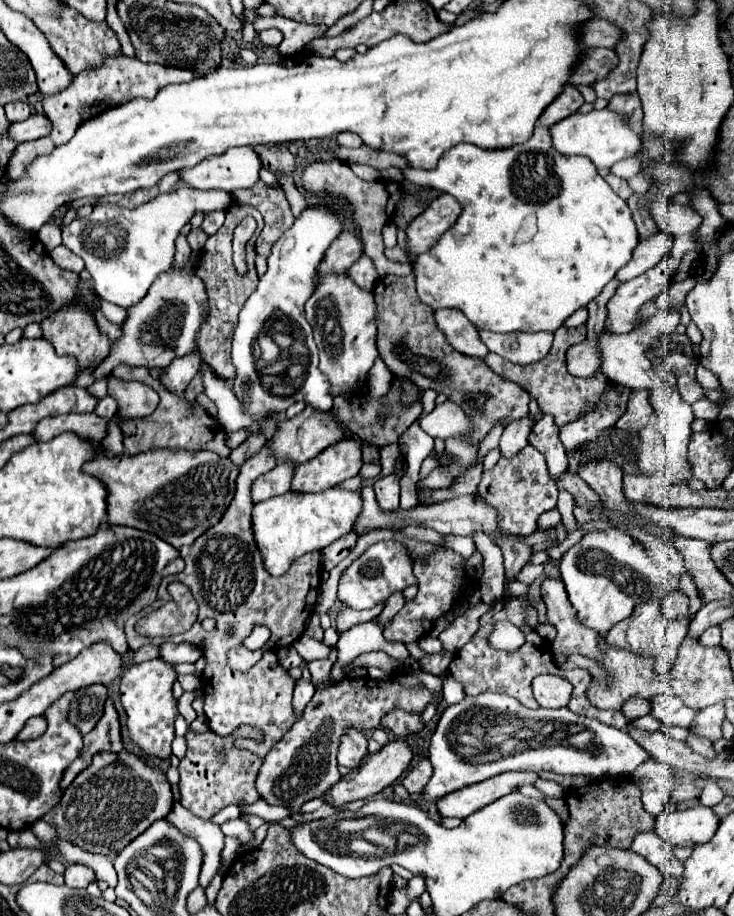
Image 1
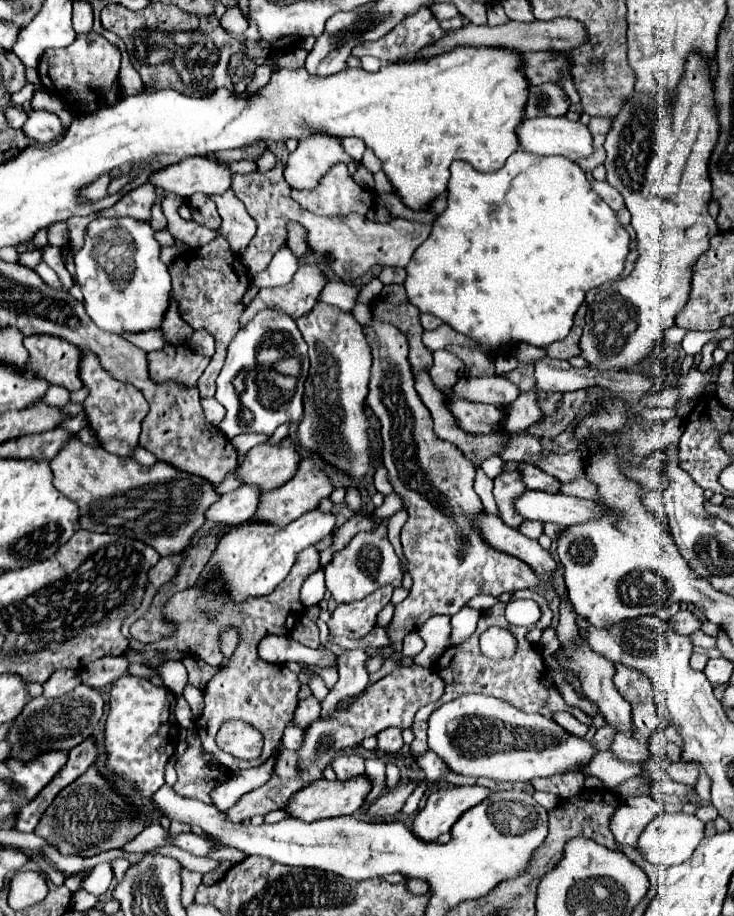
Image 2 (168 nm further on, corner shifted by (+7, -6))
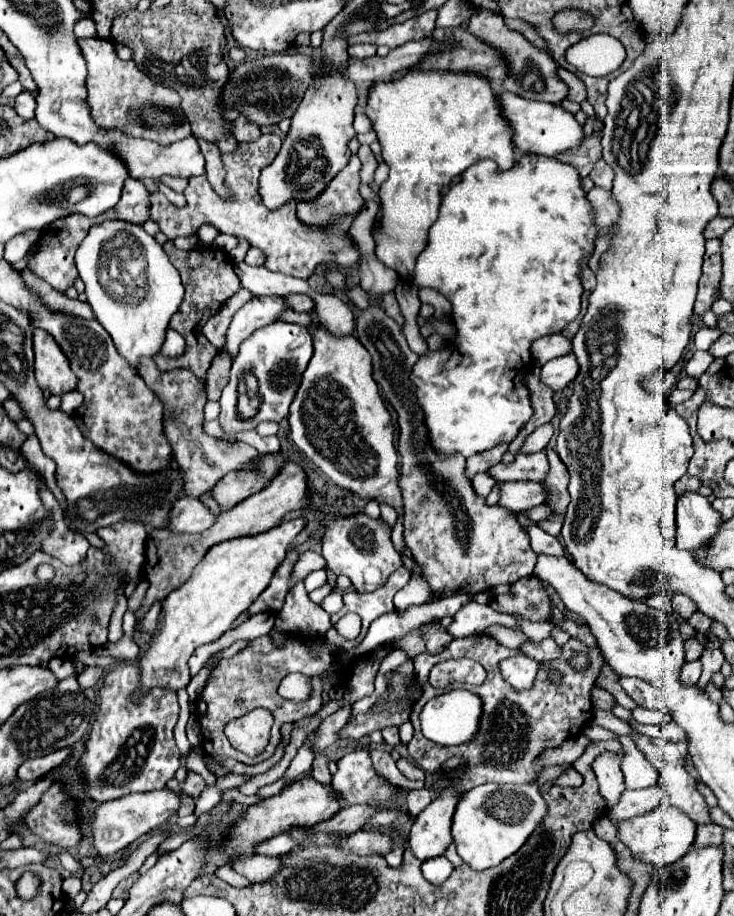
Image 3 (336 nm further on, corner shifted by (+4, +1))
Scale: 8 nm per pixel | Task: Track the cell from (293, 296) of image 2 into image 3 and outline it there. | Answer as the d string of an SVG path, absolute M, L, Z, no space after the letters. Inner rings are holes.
M254 297L252 301L248 301L242 309L236 311L230 327L228 327L228 335L226 335L226 343L224 349L234 357L240 343L244 339L248 339L248 335L252 335L256 329L278 321L280 313L288 311L288 303L284 297Z

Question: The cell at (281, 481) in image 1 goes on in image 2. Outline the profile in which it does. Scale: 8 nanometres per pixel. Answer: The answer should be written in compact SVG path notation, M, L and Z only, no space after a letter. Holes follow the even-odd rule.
M241 486L235 492L223 494L207 512L205 522L213 526L237 526L247 522L259 504L261 492L255 486Z

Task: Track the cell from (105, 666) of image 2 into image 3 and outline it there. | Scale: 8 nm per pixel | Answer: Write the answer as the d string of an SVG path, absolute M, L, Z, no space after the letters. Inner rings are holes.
M86 667L86 671L80 673L78 681L80 681L80 685L84 689L88 689L88 687L94 687L102 677L104 677L104 669L102 667Z

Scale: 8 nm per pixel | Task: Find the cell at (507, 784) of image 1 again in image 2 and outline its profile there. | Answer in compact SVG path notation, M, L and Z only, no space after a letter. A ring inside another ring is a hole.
M443 786L427 796L427 806L417 812L411 830L421 840L437 842L465 810L483 802L489 794L489 788L483 786Z

